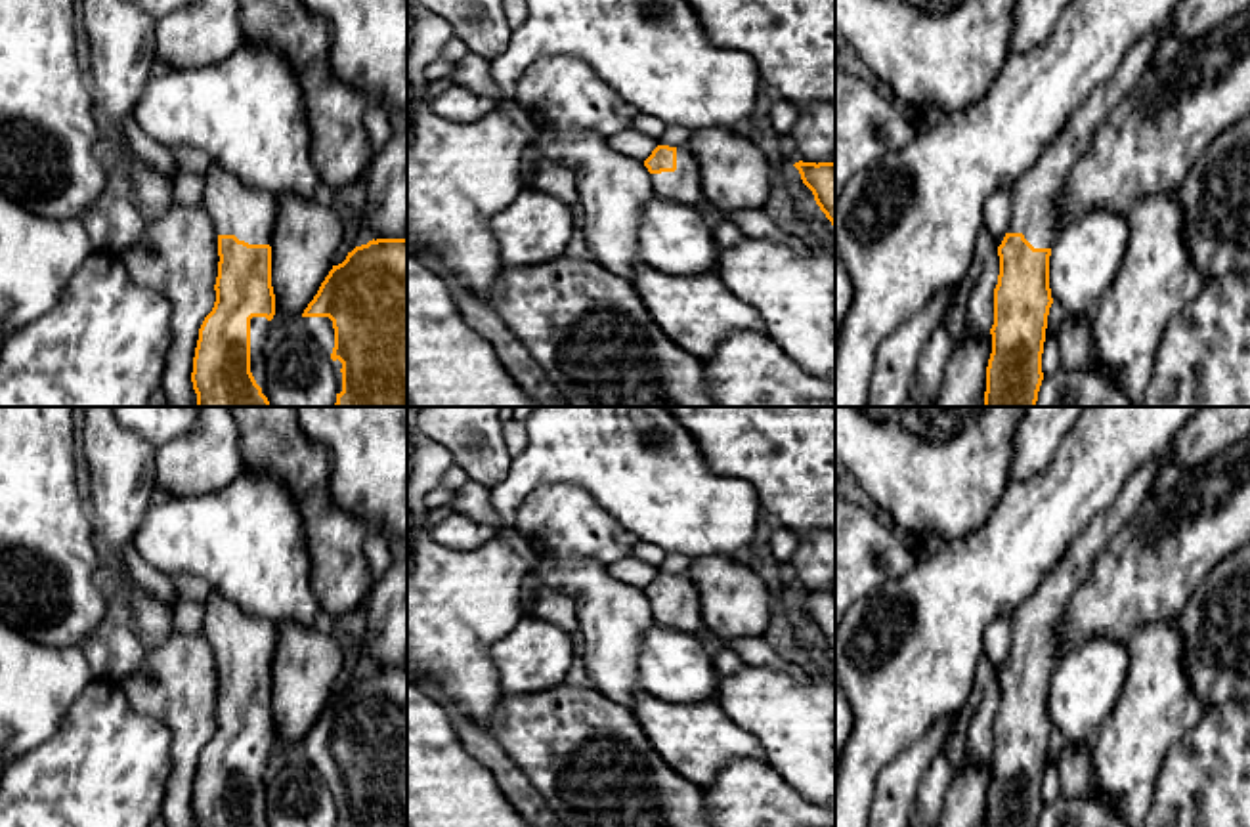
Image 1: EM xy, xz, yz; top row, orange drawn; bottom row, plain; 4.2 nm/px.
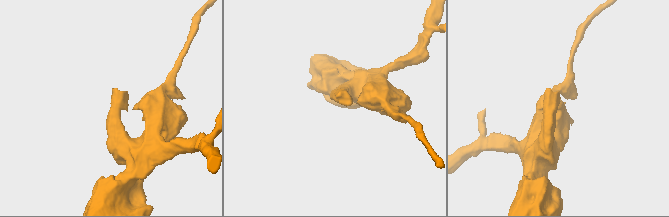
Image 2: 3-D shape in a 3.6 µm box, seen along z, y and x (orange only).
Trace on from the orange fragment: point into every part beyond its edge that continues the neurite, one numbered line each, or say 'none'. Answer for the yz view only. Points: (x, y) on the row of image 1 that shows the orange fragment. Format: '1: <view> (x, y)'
1: yz (1033, 197)

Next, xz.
1: xz (683, 186)

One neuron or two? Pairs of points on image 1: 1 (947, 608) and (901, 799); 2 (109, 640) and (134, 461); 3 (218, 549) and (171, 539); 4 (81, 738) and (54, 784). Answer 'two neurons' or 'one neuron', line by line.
1: two neurons
2: two neurons
3: one neuron
4: one neuron

